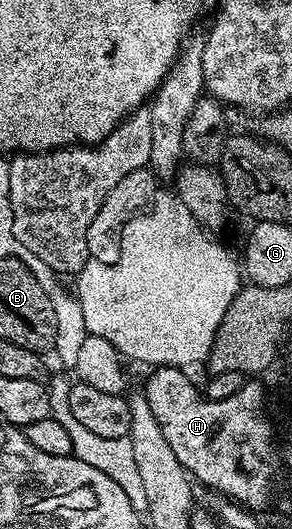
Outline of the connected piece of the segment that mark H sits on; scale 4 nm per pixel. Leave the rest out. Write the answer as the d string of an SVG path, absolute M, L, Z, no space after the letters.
M157 366L150 373L147 387L142 387L141 393L146 398L149 408L153 408L153 420L157 420L169 448L173 448L173 456L177 456L188 475L196 483L204 482L205 485L236 498L239 501L236 503L252 511L266 511L263 490L251 490L251 486L243 482L243 474L239 474L239 470L231 466L231 458L223 454L223 426L227 426L227 401L210 401L200 391L199 395L194 384L187 379L186 369L177 366Z

